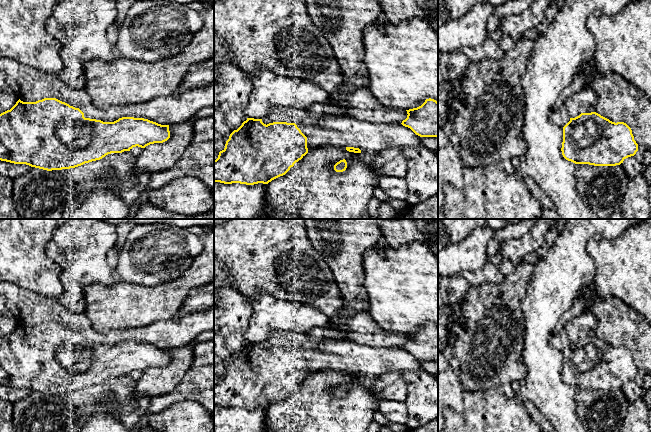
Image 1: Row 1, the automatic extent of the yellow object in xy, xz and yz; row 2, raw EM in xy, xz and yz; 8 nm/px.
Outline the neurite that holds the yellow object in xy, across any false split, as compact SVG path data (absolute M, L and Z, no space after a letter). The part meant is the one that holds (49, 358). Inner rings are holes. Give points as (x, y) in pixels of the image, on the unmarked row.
M44 322L36 326L23 326L19 323L10 334L0 338L0 384L47 395L75 392L100 384L111 377L130 375L136 370L145 372L150 368L163 367L169 362L169 349L134 341L122 341L114 346L85 342L79 332L56 322Z

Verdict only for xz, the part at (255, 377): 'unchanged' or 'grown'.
unchanged

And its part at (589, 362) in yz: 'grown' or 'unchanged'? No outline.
unchanged

